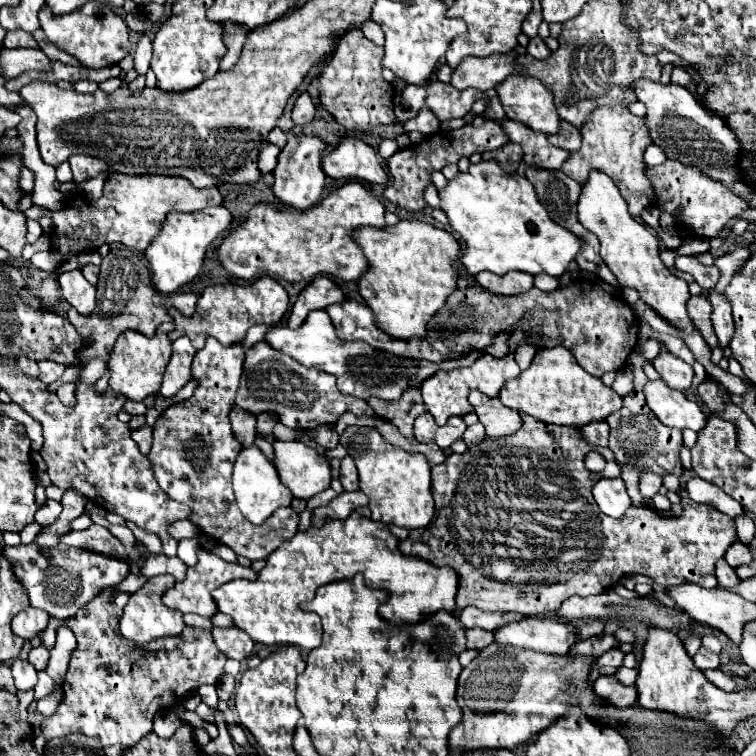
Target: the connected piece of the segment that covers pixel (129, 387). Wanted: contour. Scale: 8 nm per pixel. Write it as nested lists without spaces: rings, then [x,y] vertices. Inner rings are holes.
[[[160,327],[154,337],[144,337],[142,333],[136,333],[136,331],[124,331],[118,337],[118,341],[112,349],[110,361],[108,361],[108,369],[110,369],[108,385],[116,393],[122,393],[122,395],[126,395],[128,399],[134,399],[134,401],[140,401],[148,395],[158,393],[166,363],[170,359],[170,353],[172,353],[172,343],[166,335],[164,327]]]

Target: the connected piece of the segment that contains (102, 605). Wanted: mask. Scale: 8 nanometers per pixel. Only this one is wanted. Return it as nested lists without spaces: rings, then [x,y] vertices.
[[[116,587],[104,589],[104,593],[100,593],[88,605],[84,605],[84,609],[80,609],[80,613],[76,613],[76,617],[64,619],[64,621],[50,617],[48,627],[44,629],[44,633],[40,633],[42,645],[46,649],[54,647],[54,639],[56,639],[56,633],[60,627],[68,627],[76,635],[76,649],[70,655],[70,663],[68,663],[68,671],[66,671],[66,679],[64,679],[66,693],[64,693],[62,705],[58,707],[58,711],[52,717],[46,719],[46,723],[42,727],[42,733],[46,739],[66,737],[72,731],[82,731],[86,735],[100,737],[102,745],[132,747],[132,745],[136,745],[136,741],[140,741],[140,737],[144,737],[152,731],[152,721],[158,711],[170,709],[174,703],[184,701],[190,691],[194,691],[202,685],[214,685],[222,677],[226,657],[224,657],[224,653],[220,653],[216,649],[214,639],[212,639],[210,631],[206,631],[206,629],[192,629],[186,625],[182,635],[162,637],[148,645],[132,645],[130,641],[124,641],[124,637],[118,631],[118,619],[122,615],[124,605],[128,603],[128,597],[130,597],[130,593],[116,591]]]

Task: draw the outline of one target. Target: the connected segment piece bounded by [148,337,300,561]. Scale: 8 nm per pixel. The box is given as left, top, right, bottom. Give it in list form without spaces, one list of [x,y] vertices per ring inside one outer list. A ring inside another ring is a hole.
[[[208,337],[204,349],[196,353],[192,361],[192,379],[198,383],[194,395],[182,403],[172,403],[154,423],[154,445],[148,453],[158,485],[176,501],[186,503],[192,509],[190,521],[200,527],[202,533],[232,547],[236,555],[248,559],[264,559],[282,541],[294,535],[300,515],[291,506],[280,507],[264,521],[264,525],[252,525],[236,509],[232,491],[232,465],[242,445],[236,441],[230,429],[230,411],[234,407],[238,381],[244,363],[244,343],[222,345],[218,339]]]

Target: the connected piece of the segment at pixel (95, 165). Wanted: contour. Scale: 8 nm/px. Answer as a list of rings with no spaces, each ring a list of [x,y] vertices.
[[[72,155],[68,159],[70,167],[72,167],[72,175],[74,175],[74,183],[82,183],[86,179],[92,179],[100,173],[108,173],[108,165],[100,159],[94,157],[86,157],[86,155]]]

